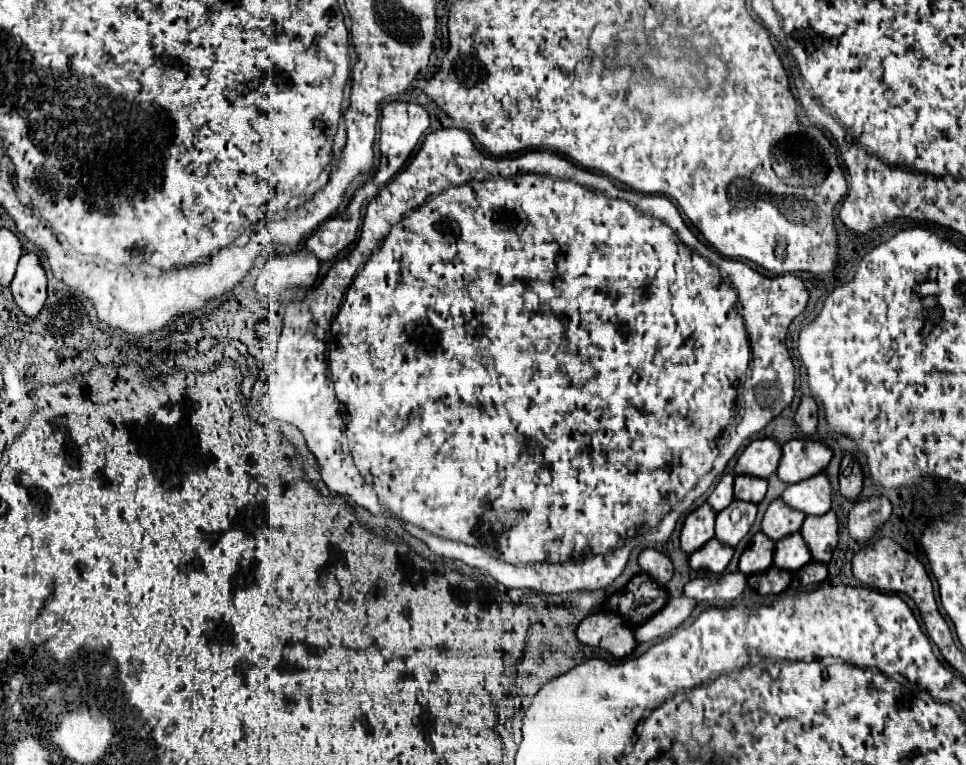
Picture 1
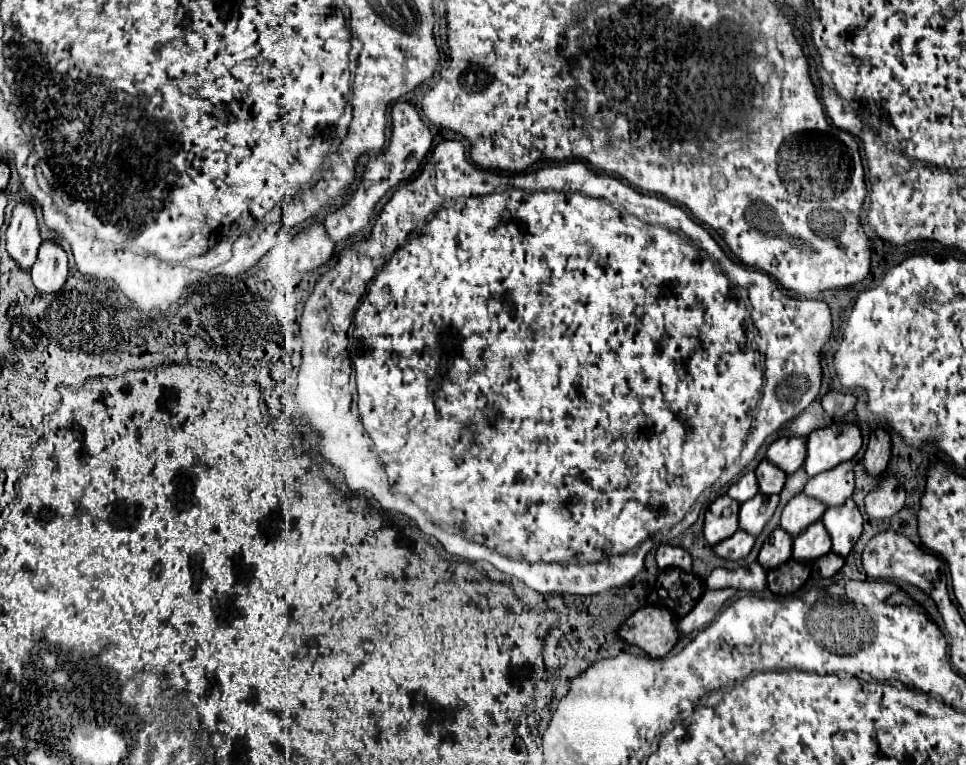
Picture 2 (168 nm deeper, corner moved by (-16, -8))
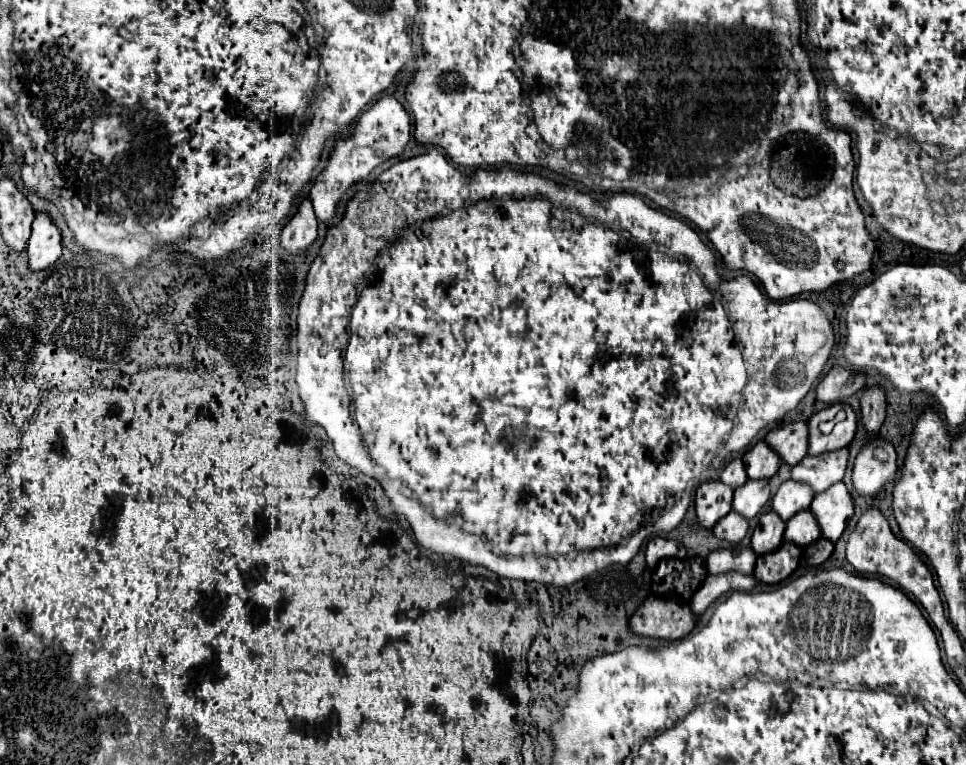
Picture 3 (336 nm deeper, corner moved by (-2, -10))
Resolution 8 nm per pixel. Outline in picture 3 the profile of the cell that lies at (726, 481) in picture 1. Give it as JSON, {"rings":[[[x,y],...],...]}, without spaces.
{"rings":[[[732,458],[732,460],[724,466],[720,480],[722,480],[722,482],[726,482],[728,486],[732,486],[732,488],[742,486],[742,482],[746,482],[746,480],[748,480],[742,458]]]}

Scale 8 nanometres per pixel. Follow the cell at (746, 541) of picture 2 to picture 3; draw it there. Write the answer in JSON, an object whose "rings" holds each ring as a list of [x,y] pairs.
{"rings":[[[730,512],[726,516],[722,516],[716,526],[712,528],[712,532],[720,538],[720,540],[728,540],[730,544],[738,544],[746,532],[748,532],[748,520],[744,516],[740,516],[738,512]]]}

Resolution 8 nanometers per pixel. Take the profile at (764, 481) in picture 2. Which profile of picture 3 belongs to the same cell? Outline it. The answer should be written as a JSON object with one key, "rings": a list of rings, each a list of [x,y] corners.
{"rings":[[[760,440],[752,448],[748,448],[744,452],[742,460],[746,464],[748,478],[754,478],[754,480],[772,478],[778,472],[780,464],[782,464],[780,456],[764,440]]]}

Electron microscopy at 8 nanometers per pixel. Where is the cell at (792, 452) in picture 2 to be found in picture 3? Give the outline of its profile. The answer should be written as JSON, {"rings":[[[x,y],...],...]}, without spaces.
{"rings":[[[792,422],[778,426],[766,434],[766,442],[780,454],[780,458],[794,466],[808,454],[808,424]]]}

